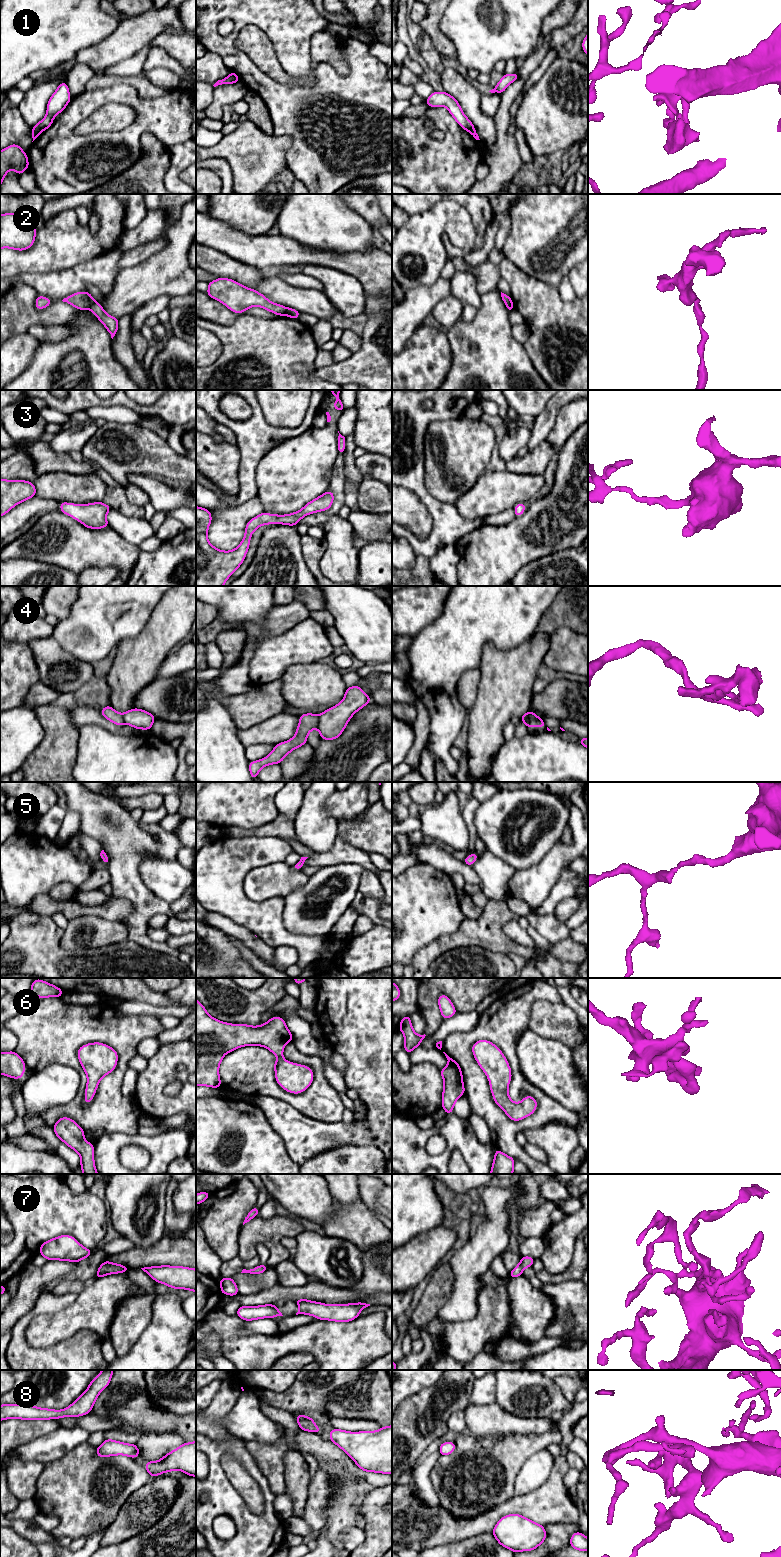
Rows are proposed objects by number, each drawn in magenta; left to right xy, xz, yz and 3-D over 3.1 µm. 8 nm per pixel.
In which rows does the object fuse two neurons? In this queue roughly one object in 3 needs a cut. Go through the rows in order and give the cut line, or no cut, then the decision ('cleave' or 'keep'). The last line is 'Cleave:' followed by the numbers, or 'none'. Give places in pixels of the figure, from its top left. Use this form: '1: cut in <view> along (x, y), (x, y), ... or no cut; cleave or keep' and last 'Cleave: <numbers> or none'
1: cut in xy along (32, 129), (41, 131); cleave
2: cut in xy along (95, 301), (89, 307); cleave
3: no cut; keep
4: cut in yz along (540, 718), (523, 718), (521, 720); cleave
5: no cut; keep
6: no cut; keep
7: no cut; keep
8: no cut; keep
Cleave: 1, 2, 4

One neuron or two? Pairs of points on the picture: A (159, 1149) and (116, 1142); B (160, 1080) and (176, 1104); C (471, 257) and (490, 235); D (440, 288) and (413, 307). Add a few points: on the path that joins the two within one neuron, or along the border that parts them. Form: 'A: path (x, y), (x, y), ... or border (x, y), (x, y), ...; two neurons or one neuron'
A: path (148, 1142), (127, 1140); one neuron
B: path (160, 1087), (160, 1094), (169, 1103); one neuron
C: path (478, 255), (489, 242); one neuron
D: path (433, 293), (420, 302); one neuron

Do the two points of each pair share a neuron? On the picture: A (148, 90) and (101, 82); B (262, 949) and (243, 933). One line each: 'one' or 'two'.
A: one
B: one

